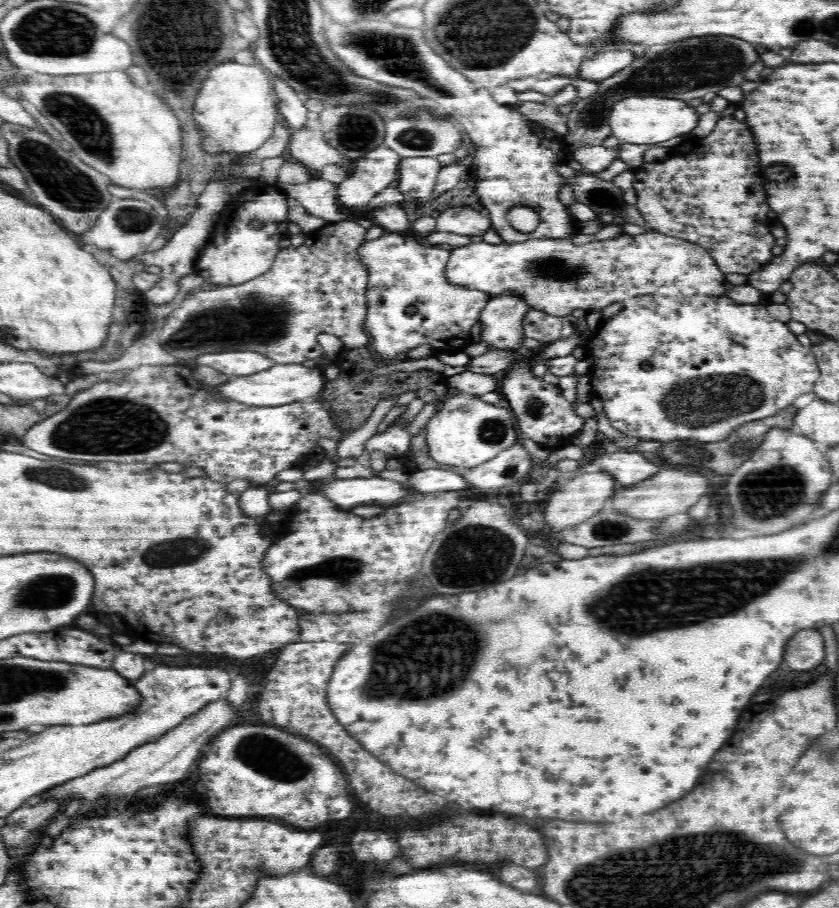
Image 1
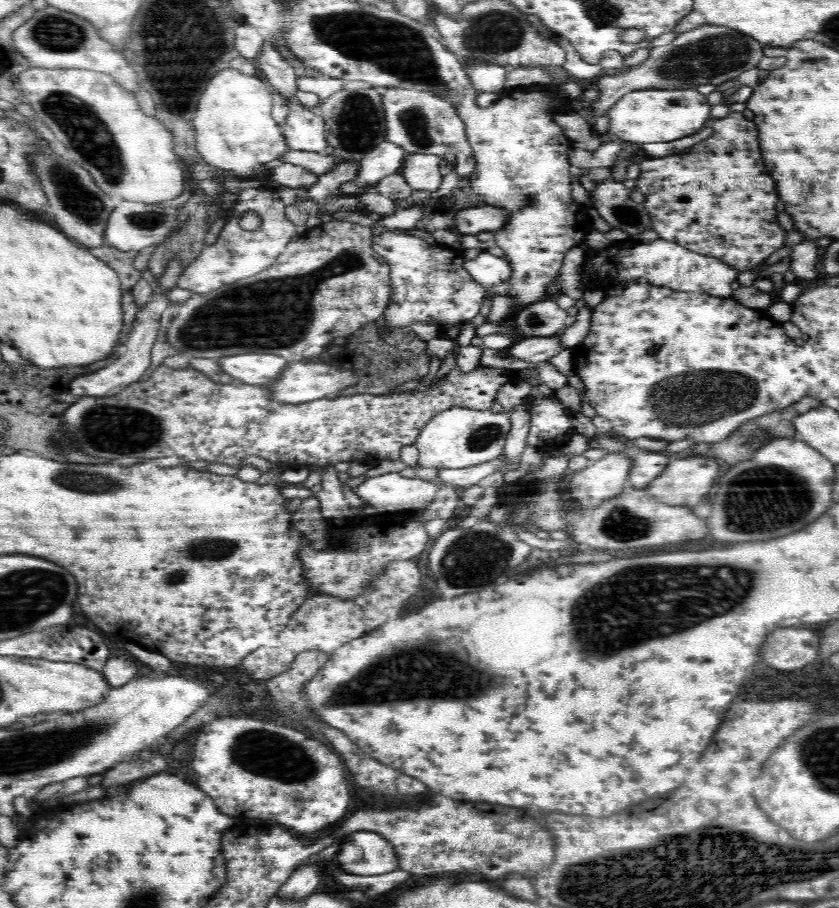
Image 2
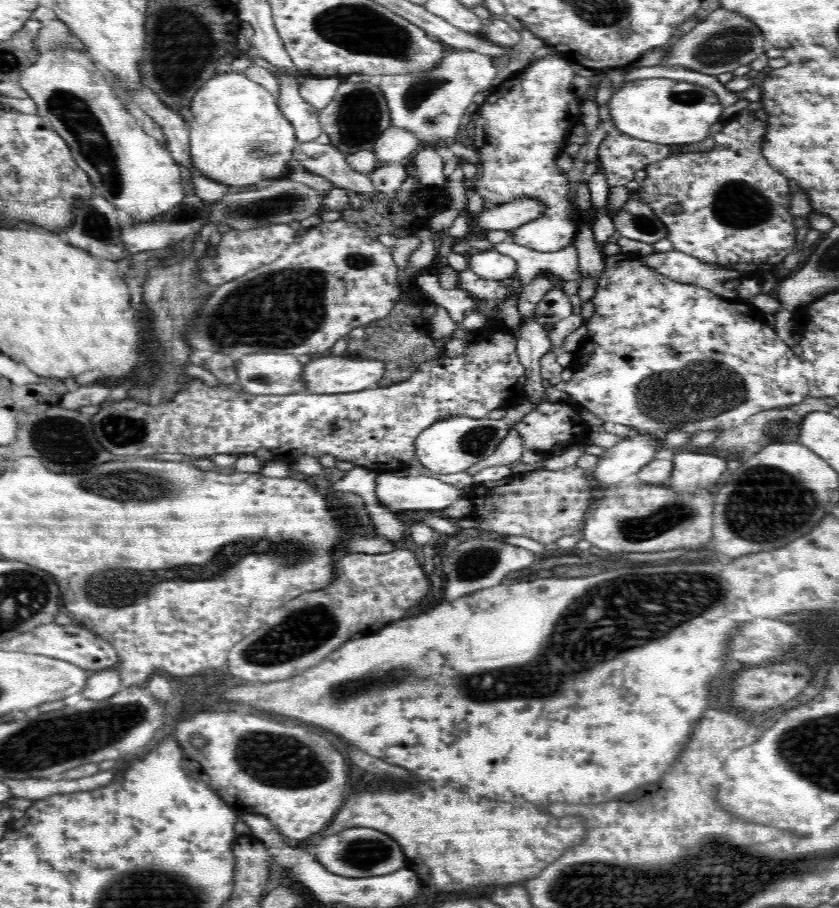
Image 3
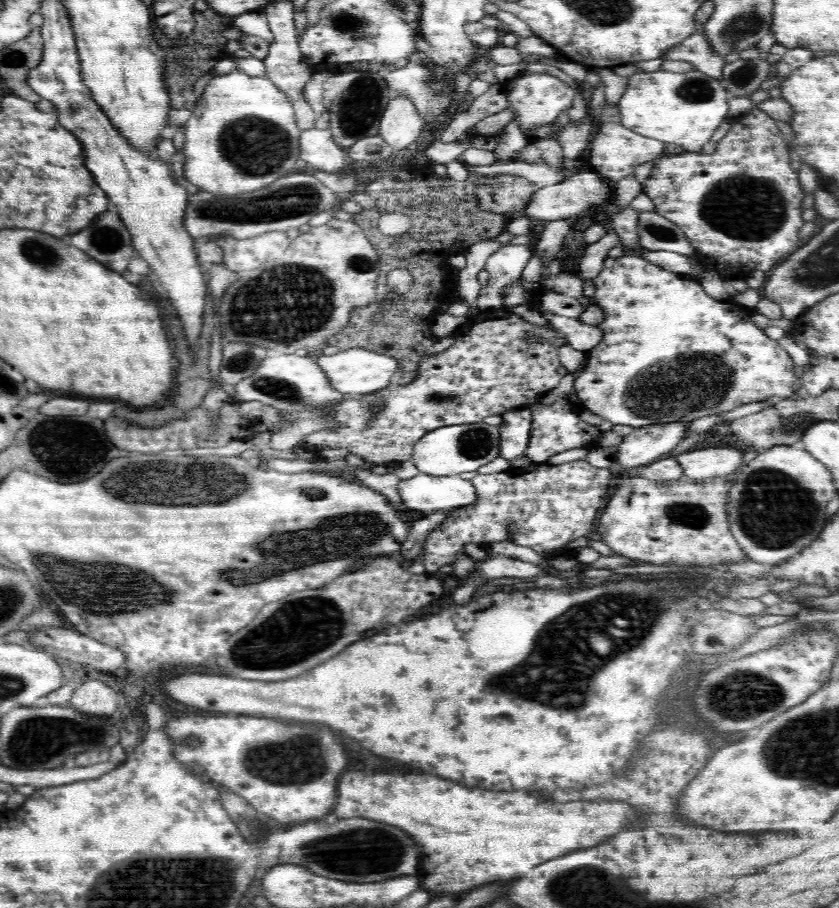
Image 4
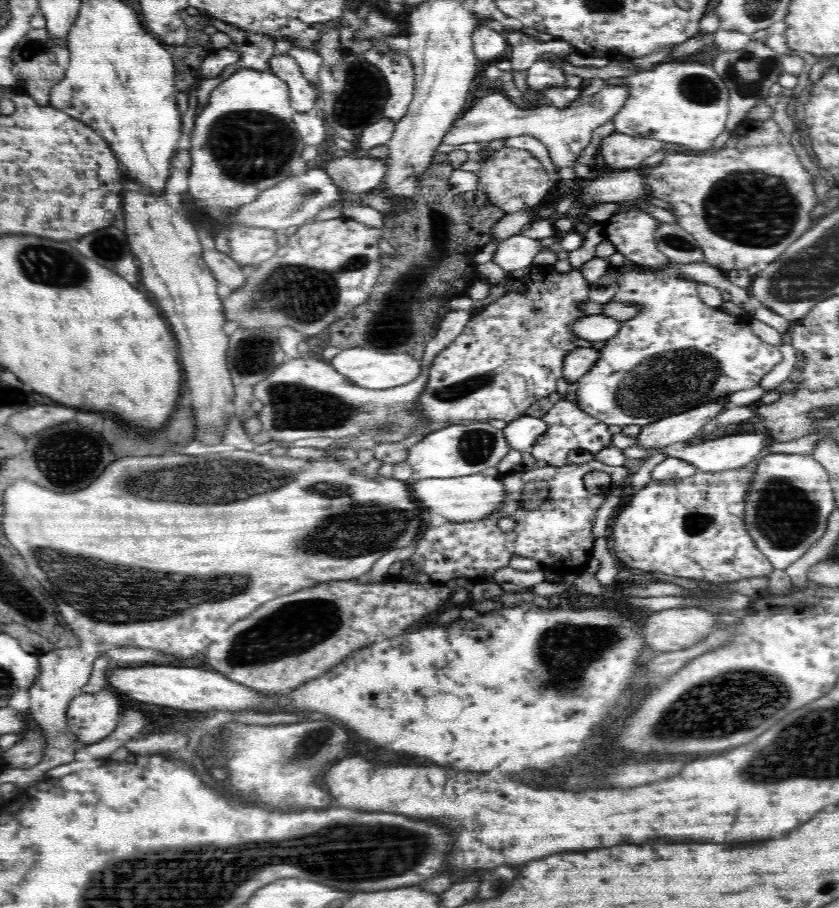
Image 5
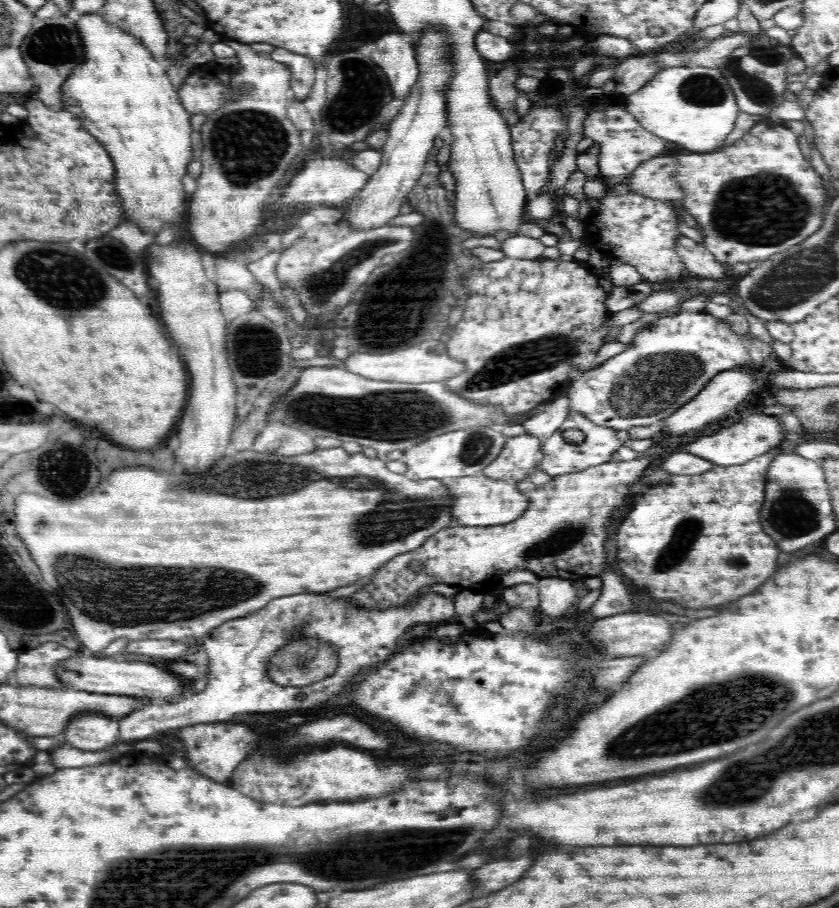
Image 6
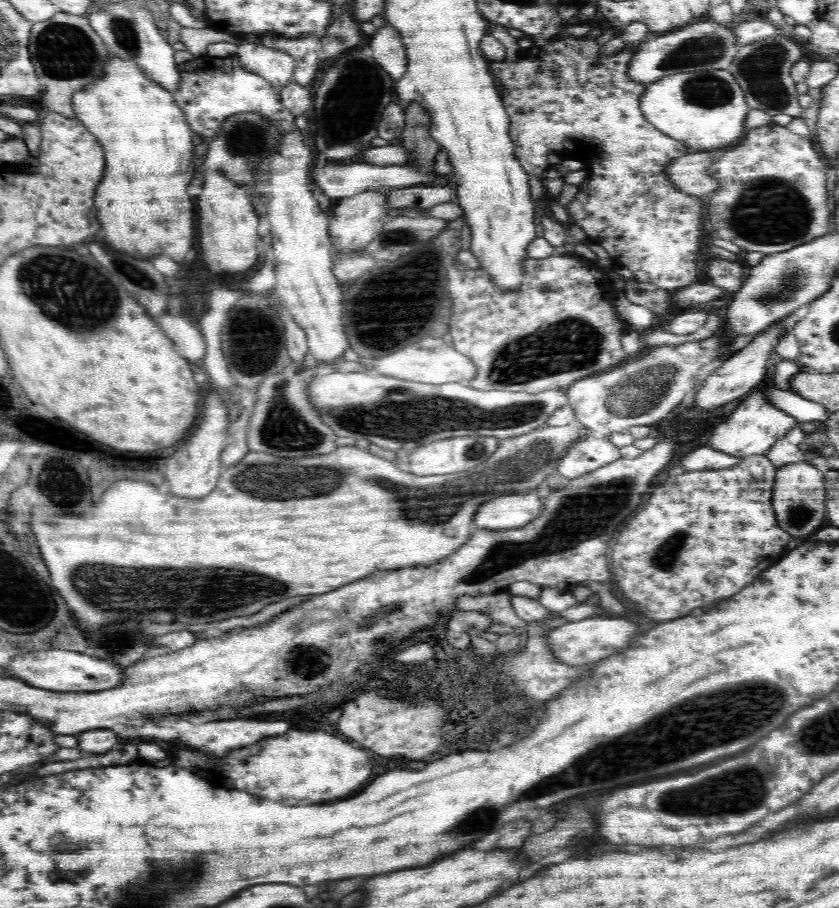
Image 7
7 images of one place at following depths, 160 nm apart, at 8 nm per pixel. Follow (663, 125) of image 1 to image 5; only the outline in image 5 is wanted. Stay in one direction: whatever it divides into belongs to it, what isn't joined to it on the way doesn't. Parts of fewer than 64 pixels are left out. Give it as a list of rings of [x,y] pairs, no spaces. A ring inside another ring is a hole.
[[[667,59],[649,71],[638,71],[632,76],[610,78],[606,84],[608,86],[624,86],[628,90],[628,98],[613,120],[615,130],[620,133],[638,138],[649,139],[652,137],[666,143],[680,144],[694,151],[708,151],[712,148],[716,137],[727,130],[729,90],[712,65]]]

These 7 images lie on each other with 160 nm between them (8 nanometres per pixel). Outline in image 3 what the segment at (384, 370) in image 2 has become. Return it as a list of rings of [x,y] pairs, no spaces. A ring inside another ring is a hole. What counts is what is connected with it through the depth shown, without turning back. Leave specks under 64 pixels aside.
[[[412,287],[413,297],[408,299],[404,295],[396,302],[395,310],[386,316],[368,323],[366,326],[366,336],[362,340],[352,340],[350,348],[346,354],[354,360],[364,360],[364,358],[378,359],[385,364],[385,371],[382,378],[374,386],[389,387],[393,384],[408,380],[416,368],[422,362],[428,362],[432,358],[442,356],[442,348],[437,345],[430,336],[430,321],[419,319],[421,309],[426,306],[427,299],[422,292]]]

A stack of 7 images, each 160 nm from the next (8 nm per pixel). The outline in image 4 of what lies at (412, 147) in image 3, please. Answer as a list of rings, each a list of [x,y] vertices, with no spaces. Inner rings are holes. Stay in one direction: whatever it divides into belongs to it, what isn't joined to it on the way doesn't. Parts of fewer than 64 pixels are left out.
[[[395,97],[380,112],[379,137],[392,151],[400,152],[420,141],[425,122],[410,100]]]

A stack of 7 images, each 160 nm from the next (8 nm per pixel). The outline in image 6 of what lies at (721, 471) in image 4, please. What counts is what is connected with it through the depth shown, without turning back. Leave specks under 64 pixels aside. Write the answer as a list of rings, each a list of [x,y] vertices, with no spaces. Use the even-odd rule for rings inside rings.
[[[751,413],[742,418],[738,424],[716,432],[716,436],[704,436],[696,442],[688,444],[684,450],[693,456],[710,460],[716,466],[734,466],[744,464],[753,458],[764,455],[770,450],[778,448],[785,438],[785,430],[778,417],[768,416],[764,413]]]

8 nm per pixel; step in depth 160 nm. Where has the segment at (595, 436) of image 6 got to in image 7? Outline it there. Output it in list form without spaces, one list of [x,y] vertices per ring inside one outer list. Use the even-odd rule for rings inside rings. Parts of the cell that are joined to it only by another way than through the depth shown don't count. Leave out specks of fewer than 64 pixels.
[[[586,434],[584,438],[570,445],[555,470],[564,478],[572,480],[620,458],[622,458],[620,450],[608,437],[600,440],[594,438],[592,434]]]

